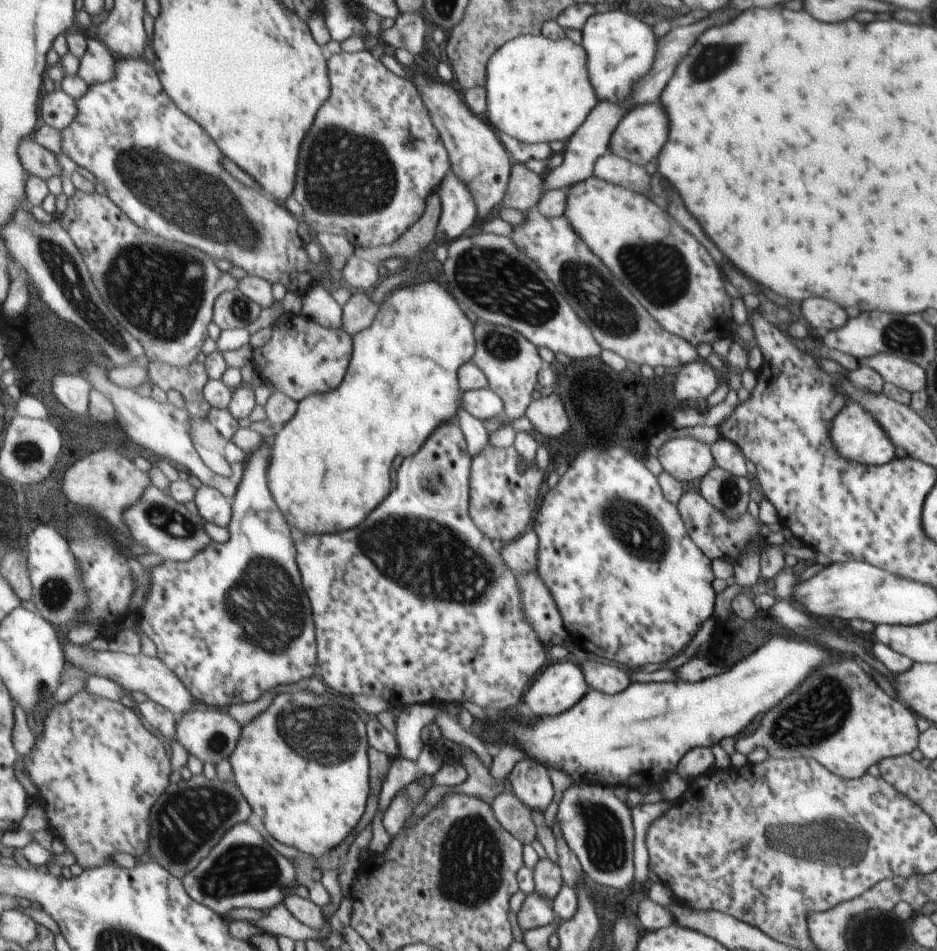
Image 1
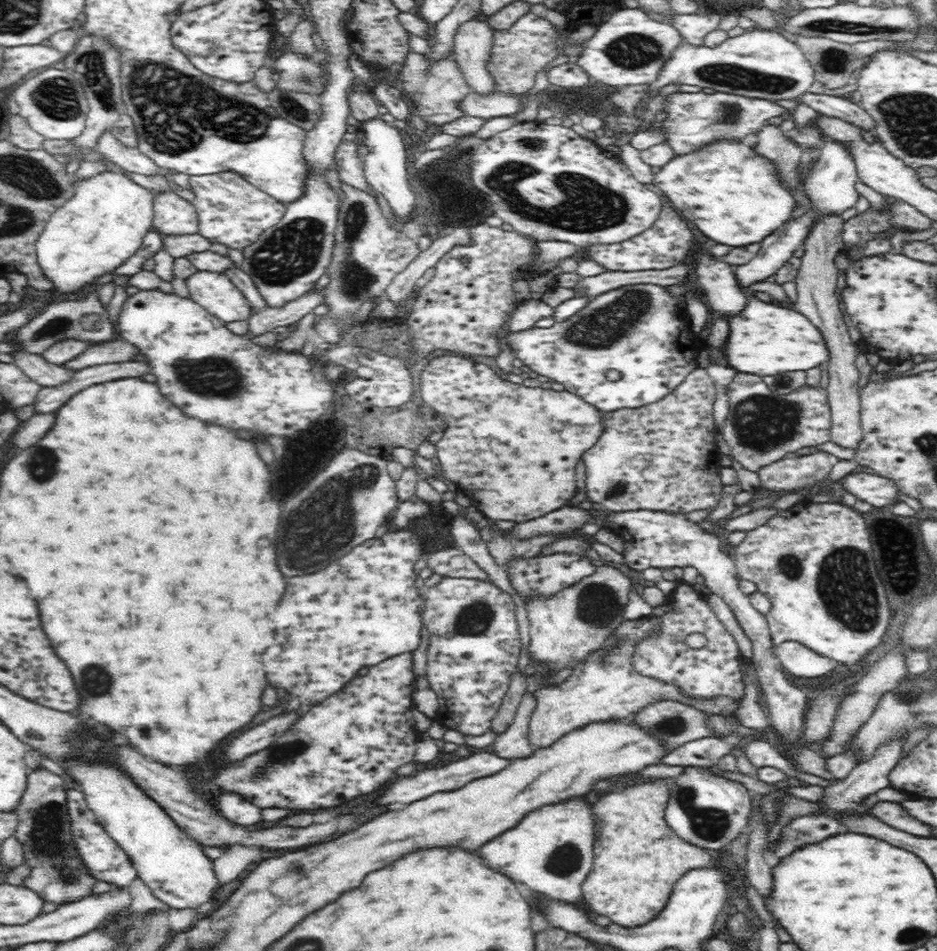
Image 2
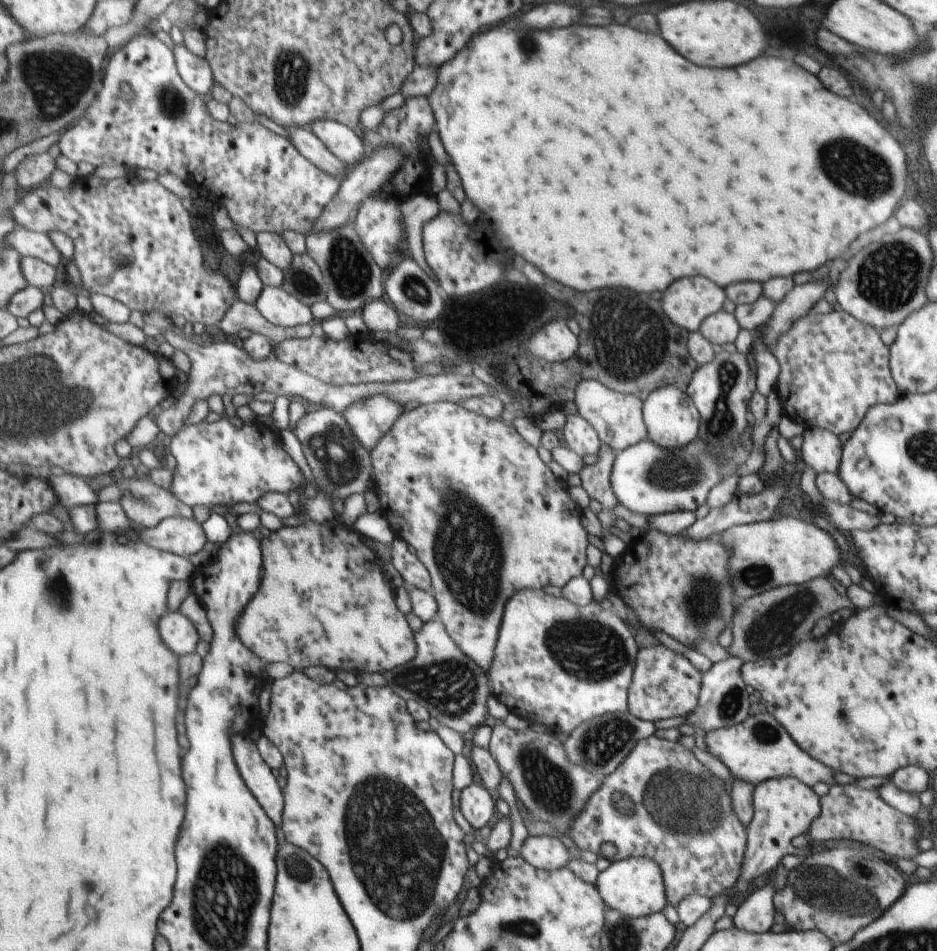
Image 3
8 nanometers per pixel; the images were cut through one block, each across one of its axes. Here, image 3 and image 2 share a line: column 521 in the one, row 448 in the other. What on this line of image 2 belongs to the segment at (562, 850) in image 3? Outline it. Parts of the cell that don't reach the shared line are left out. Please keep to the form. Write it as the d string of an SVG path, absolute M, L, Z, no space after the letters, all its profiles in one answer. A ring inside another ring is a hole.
M829 215L820 218L809 231L804 240L805 254L798 261L798 273L795 277L797 297L790 308L801 312L820 330L827 345L829 359L825 368L829 373L827 385L829 406L831 407L831 441L848 450L858 450L860 440L864 436L860 422L860 372L856 367L859 350L852 341L848 324L840 310L840 294L838 294L838 266L834 258L844 248L841 244L843 223L841 215Z

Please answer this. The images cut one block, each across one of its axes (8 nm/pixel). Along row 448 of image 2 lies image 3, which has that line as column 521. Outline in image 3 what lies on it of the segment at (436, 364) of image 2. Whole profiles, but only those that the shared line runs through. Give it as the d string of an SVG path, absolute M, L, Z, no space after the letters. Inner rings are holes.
M439 401L436 403L422 404L417 408L411 409L408 412L402 412L399 415L399 418L395 419L395 422L391 425L391 428L377 442L374 444L370 452L370 463L372 470L372 488L371 490L374 492L377 497L378 502L378 510L379 514L388 522L389 528L394 536L403 538L406 544L409 544L413 550L415 550L416 557L421 561L421 564L425 566L427 572L430 576L430 592L432 597L436 602L436 616L435 619L442 622L444 629L447 631L447 634L451 637L451 640L455 642L455 644L461 649L463 654L466 654L468 657L471 657L478 665L479 668L486 674L486 679L488 680L488 668L491 666L491 660L493 660L493 652L499 632L500 620L503 616L504 604L507 603L508 598L516 594L517 591L525 590L526 588L532 589L541 589L542 586L546 584L551 584L551 586L557 586L557 588L561 588L565 583L568 582L569 579L573 577L581 576L581 570L583 570L583 566L585 566L585 548L587 548L588 540L587 536L585 536L585 530L583 530L583 526L581 526L581 522L579 522L579 518L581 518L581 508L577 506L577 503L574 501L571 502L571 498L567 496L567 484L563 486L562 482L559 482L558 478L555 478L553 474L551 474L551 470L539 460L539 456L537 456L537 452L535 452L535 448L533 446L529 446L519 434L513 429L513 427L508 423L507 419L490 419L484 417L483 415L477 414L476 412L464 409L461 405L457 403L452 403L449 401Z

